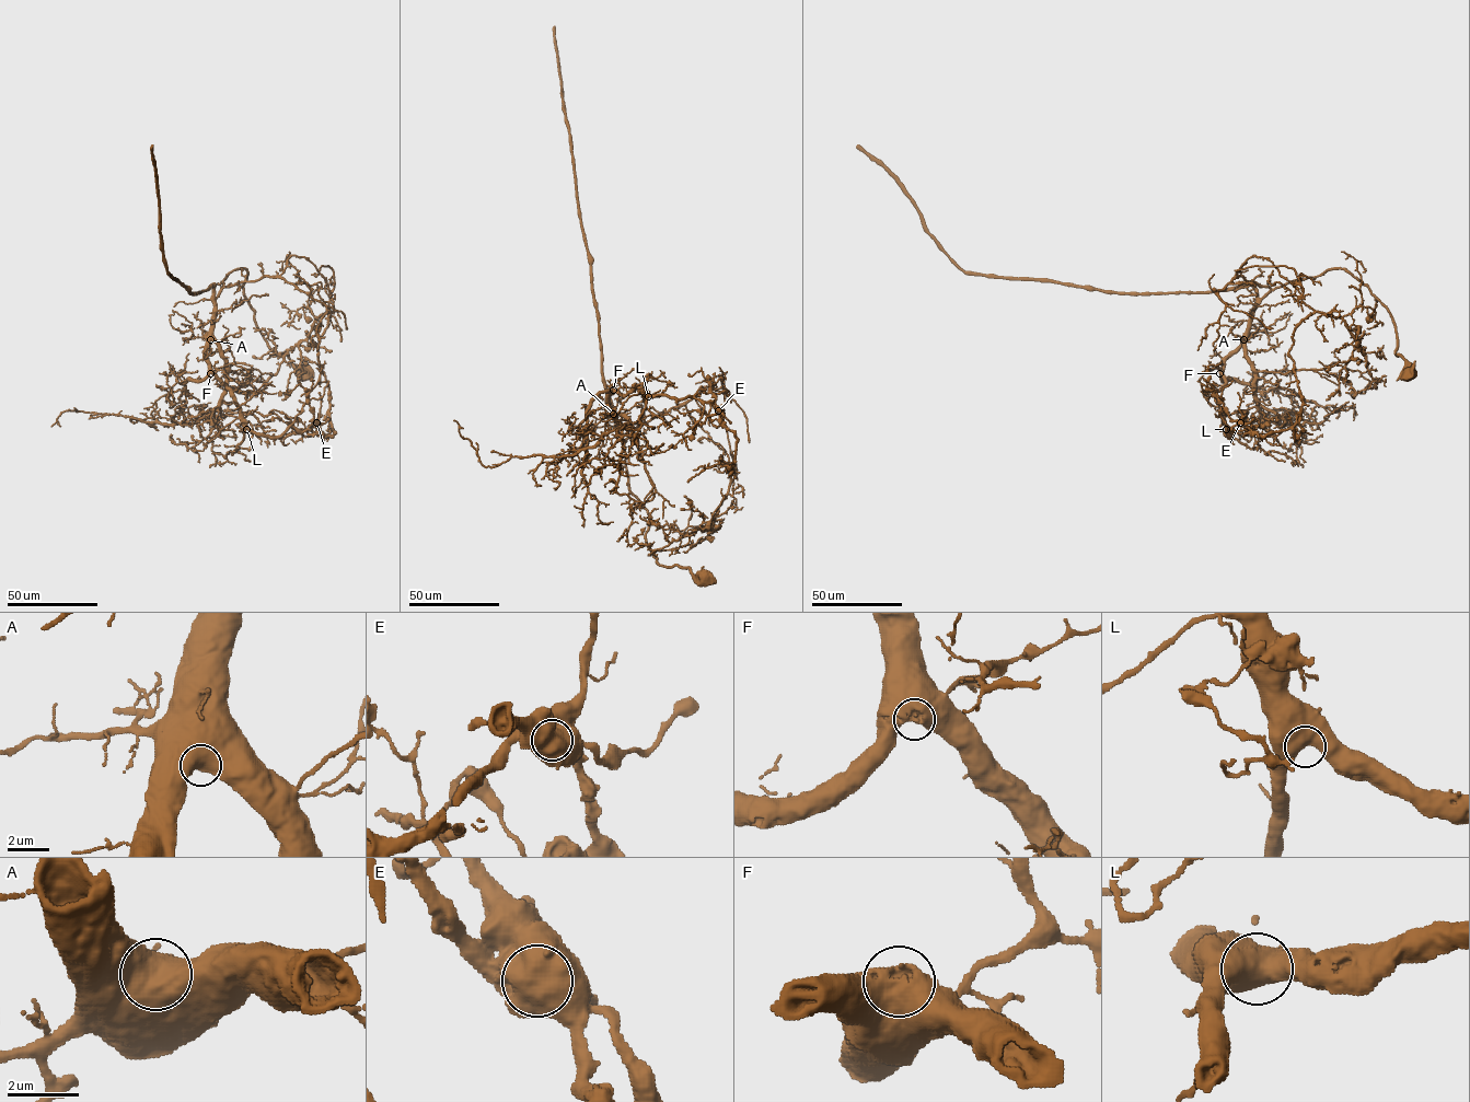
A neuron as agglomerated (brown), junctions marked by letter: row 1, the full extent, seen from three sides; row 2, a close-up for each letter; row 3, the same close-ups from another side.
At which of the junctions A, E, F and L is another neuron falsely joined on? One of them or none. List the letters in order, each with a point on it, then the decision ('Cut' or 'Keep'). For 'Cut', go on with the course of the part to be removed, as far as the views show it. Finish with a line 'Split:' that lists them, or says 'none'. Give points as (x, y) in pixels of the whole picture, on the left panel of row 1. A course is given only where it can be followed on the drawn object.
A: Place: (210, 339). Keep
E: Place: (316, 422). Cut. Course of the part to remove: (316, 422), (325, 436), (334, 433), (317, 354), (327, 312), (279, 370), (234, 389), (243, 391)
F: Place: (210, 373). Keep
L: Place: (246, 429). Keep
Split: E

